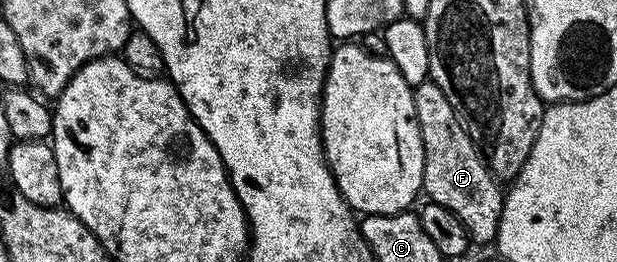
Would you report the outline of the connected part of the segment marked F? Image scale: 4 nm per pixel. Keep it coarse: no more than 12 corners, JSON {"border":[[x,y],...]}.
{"border":[[431,81],[413,88],[428,202],[492,244],[502,184]]}

